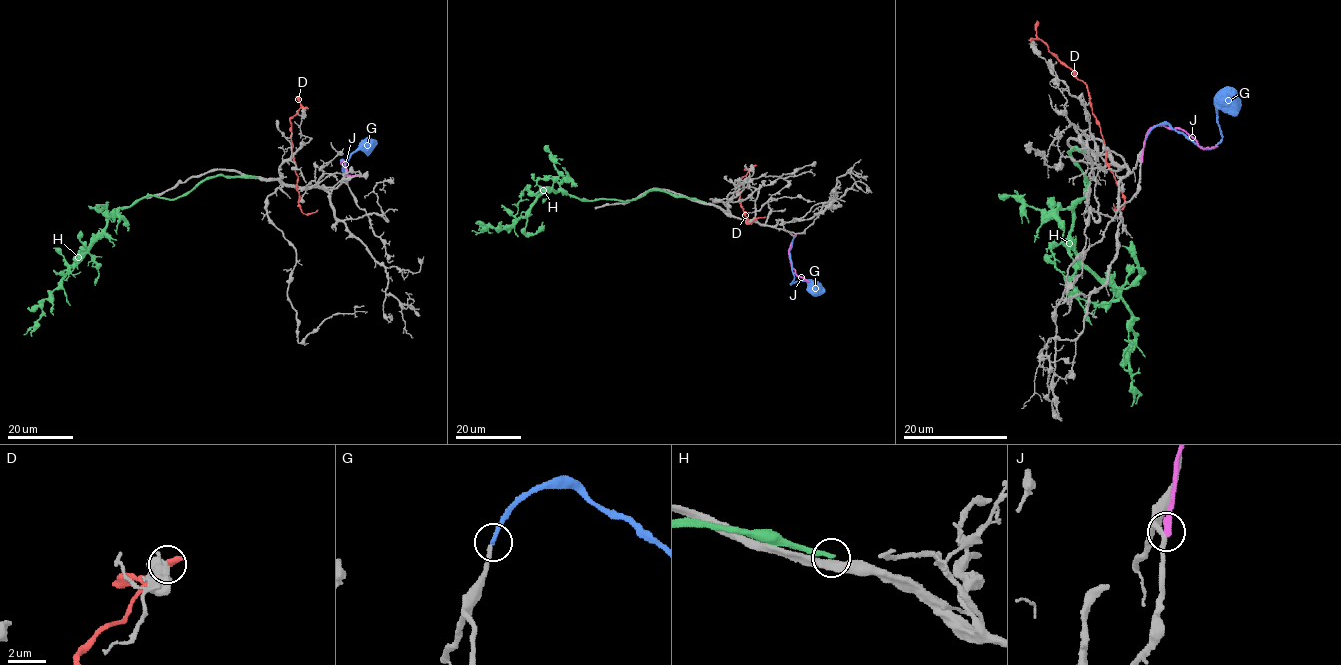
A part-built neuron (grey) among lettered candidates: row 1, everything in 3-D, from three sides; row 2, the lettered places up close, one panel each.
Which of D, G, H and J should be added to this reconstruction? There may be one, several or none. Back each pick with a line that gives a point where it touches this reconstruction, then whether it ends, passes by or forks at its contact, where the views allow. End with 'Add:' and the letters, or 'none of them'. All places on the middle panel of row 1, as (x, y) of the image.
G: (793, 237) | it ends
Add: G

